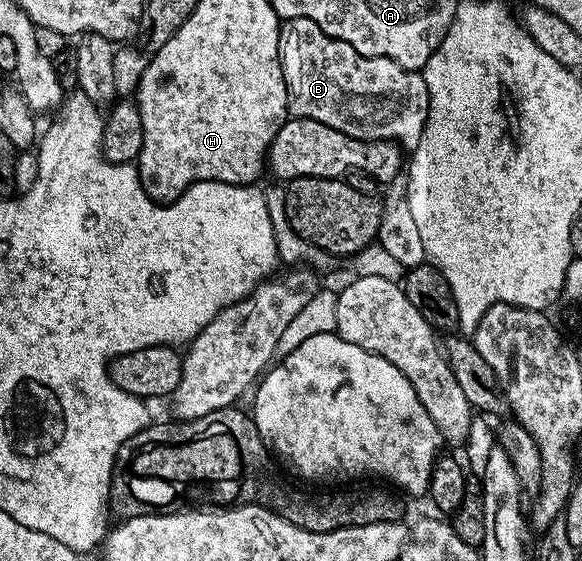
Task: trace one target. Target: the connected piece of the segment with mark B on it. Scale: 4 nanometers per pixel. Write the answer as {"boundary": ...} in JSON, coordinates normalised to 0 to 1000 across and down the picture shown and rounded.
{"boundary":[[[495,32],[479,62],[479,105],[497,171],[497,200],[505,209],[541,212],[589,234],[613,251],[674,251],[691,267],[706,269],[727,241],[737,196],[737,164],[729,135],[715,123],[694,123],[663,102],[632,102],[595,73],[562,62],[534,34]]]}

